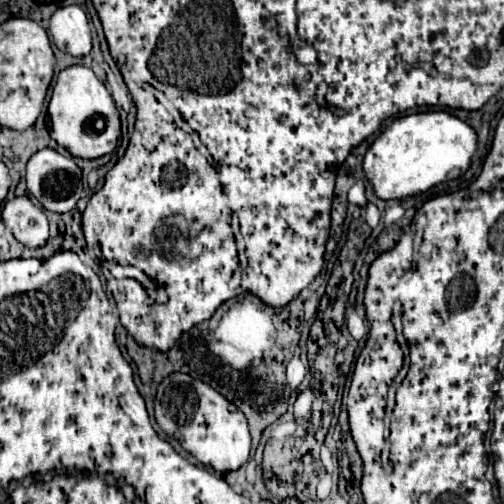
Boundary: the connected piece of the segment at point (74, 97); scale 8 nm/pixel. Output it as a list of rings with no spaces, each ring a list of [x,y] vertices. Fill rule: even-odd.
[[[68,66],[58,74],[48,106],[50,136],[58,146],[76,158],[94,160],[116,150],[120,136],[120,118],[106,86],[86,66]]]

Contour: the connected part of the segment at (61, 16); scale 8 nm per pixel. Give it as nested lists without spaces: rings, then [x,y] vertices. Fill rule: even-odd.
[[[62,6],[50,18],[52,40],[58,50],[72,56],[86,56],[92,50],[88,18],[80,6]]]

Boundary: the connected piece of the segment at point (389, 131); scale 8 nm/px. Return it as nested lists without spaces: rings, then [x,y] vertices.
[[[432,110],[408,114],[396,118],[368,148],[364,156],[364,174],[378,198],[400,200],[422,194],[440,182],[464,174],[476,154],[476,146],[476,130],[448,112]]]

